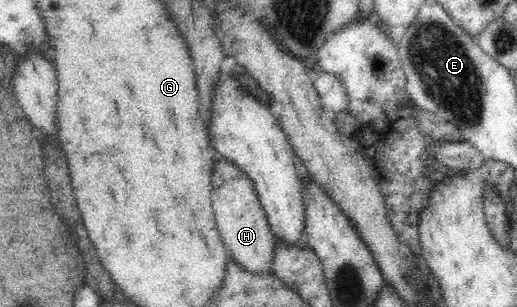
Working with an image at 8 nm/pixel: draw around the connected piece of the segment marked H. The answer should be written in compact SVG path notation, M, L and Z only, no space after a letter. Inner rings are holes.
M220 158L212 167L212 171L212 207L217 227L221 231L221 239L227 251L231 253L231 259L251 274L271 274L278 243L271 234L265 211L261 208L253 183L235 164Z

